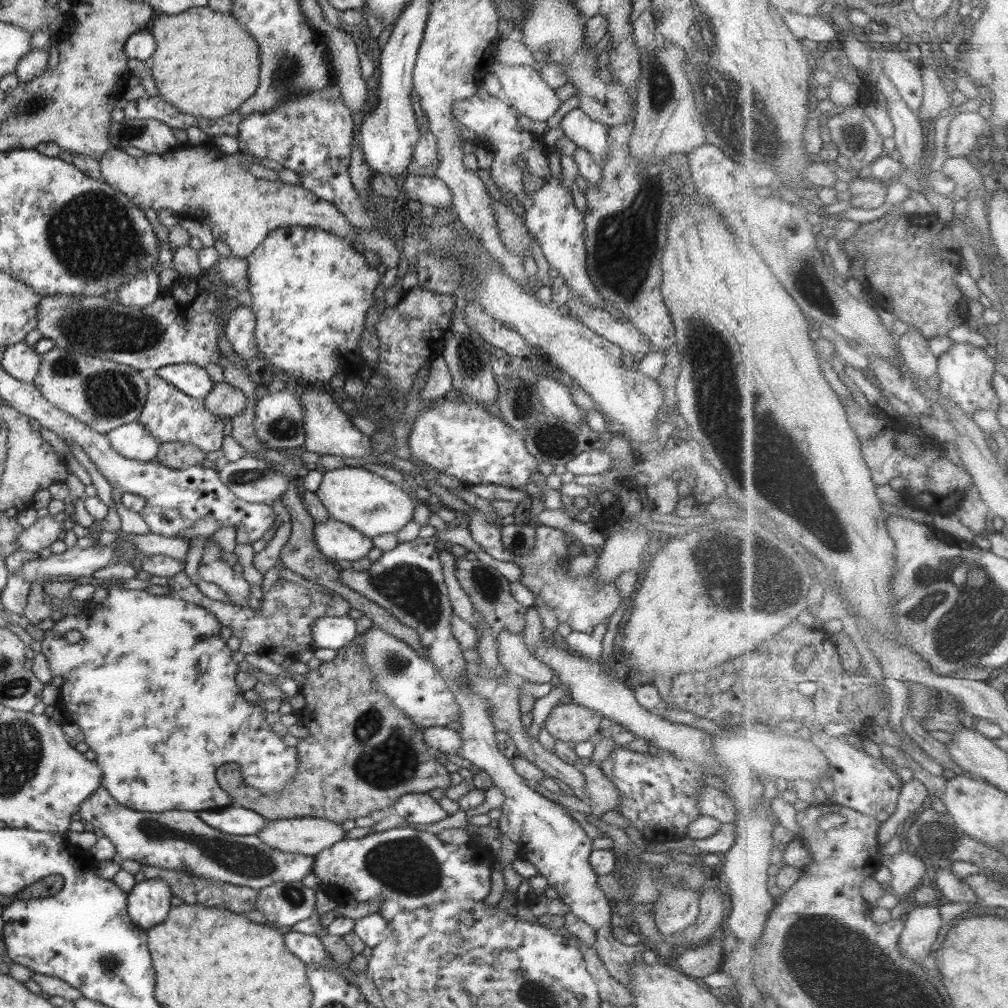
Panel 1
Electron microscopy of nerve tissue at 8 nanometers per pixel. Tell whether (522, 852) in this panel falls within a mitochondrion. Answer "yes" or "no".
no

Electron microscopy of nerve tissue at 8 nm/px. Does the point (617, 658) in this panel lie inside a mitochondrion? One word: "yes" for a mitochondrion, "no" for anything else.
no

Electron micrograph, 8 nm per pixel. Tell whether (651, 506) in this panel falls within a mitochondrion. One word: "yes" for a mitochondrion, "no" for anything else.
no

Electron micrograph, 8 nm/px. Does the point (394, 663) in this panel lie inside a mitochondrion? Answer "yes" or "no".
yes

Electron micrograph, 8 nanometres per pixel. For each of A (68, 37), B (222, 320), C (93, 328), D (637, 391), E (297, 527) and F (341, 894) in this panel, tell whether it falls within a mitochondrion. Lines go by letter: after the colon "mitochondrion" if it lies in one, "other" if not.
A: other
B: other
C: mitochondrion
D: other
E: other
F: other

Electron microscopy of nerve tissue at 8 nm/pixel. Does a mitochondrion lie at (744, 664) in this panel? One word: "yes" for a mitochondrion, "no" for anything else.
no

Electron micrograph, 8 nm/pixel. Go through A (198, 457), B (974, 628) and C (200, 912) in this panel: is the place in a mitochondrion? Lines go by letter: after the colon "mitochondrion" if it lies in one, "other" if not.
A: other
B: mitochondrion
C: other

